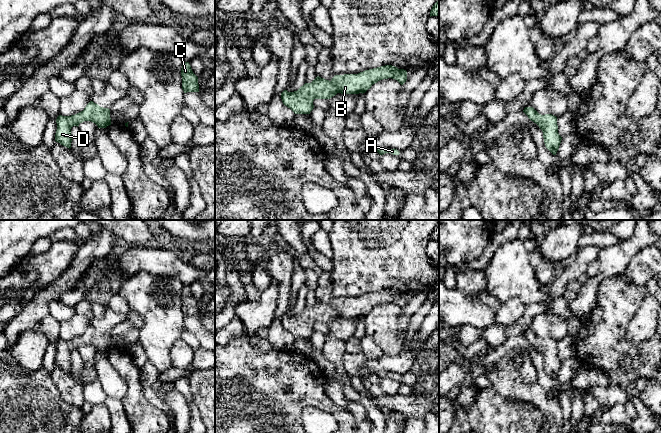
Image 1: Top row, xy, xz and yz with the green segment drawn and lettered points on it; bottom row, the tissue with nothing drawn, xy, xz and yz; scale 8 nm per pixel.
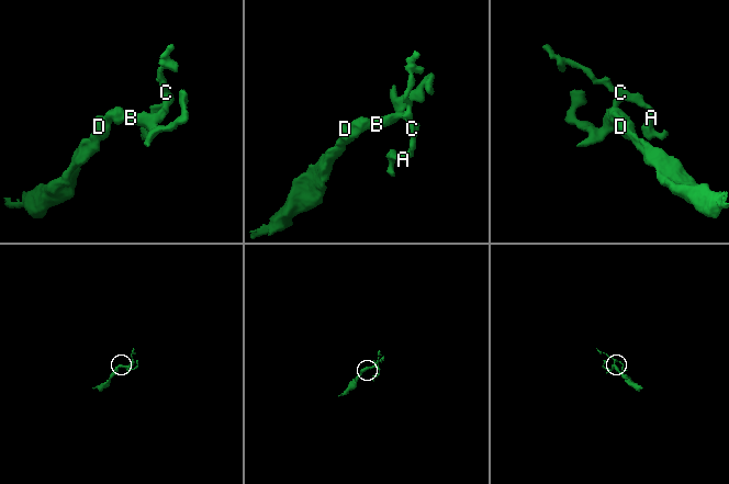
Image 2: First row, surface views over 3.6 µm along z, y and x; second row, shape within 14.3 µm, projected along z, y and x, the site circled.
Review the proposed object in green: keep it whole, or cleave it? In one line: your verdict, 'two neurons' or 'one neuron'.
one neuron

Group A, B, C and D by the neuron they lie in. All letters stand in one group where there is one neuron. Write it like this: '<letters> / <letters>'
A B C D

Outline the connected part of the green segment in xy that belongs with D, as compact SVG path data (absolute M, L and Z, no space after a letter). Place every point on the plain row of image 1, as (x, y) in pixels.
M90 325L83 335L71 339L59 339L56 343L57 354L55 358L55 365L61 369L71 372L71 352L79 350L84 345L91 345L95 347L98 352L106 352L111 349L110 333L100 331L98 328Z

